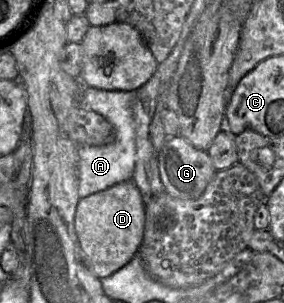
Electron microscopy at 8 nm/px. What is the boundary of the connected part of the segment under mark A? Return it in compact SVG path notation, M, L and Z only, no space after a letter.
M82 85L82 105L108 120L115 129L114 142L103 146L79 145L78 195L85 198L115 184L132 180L135 167L136 144L133 103L136 91L103 90Z

